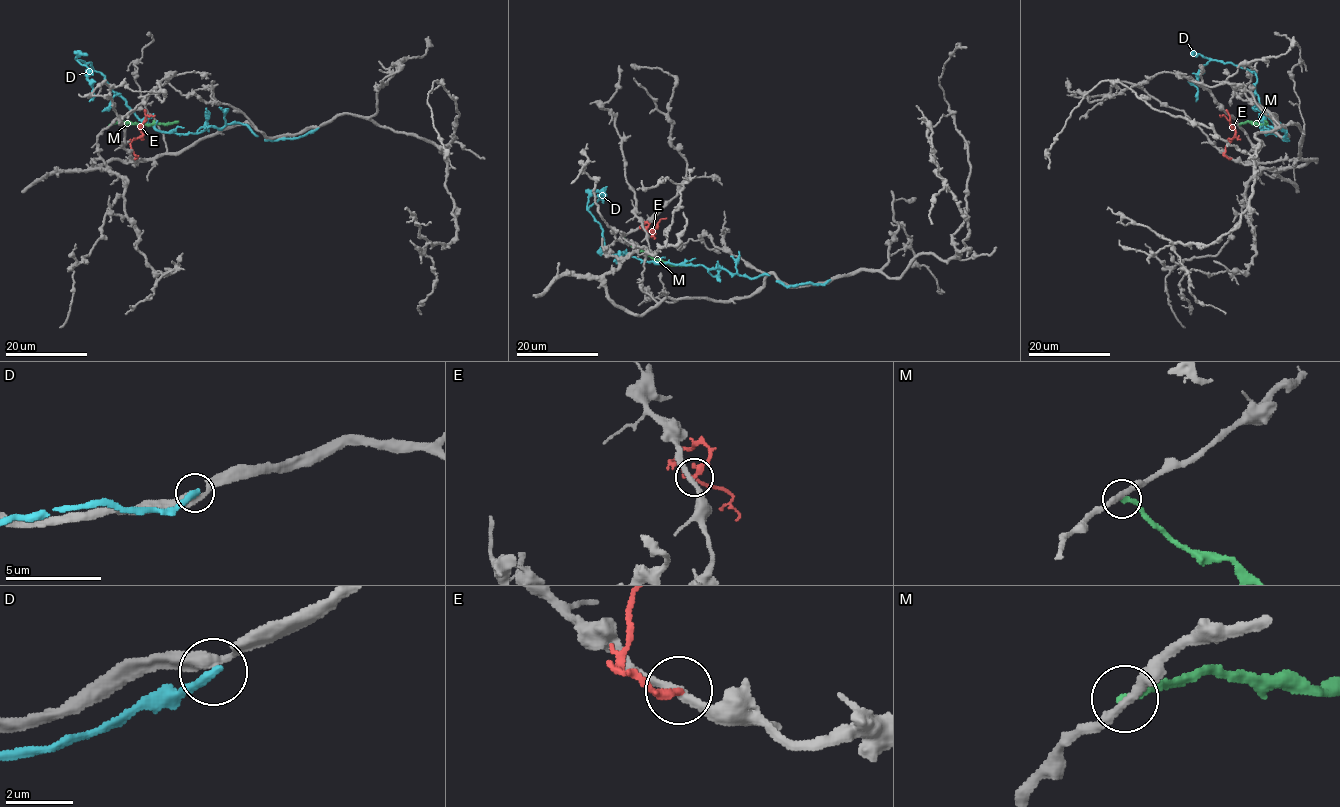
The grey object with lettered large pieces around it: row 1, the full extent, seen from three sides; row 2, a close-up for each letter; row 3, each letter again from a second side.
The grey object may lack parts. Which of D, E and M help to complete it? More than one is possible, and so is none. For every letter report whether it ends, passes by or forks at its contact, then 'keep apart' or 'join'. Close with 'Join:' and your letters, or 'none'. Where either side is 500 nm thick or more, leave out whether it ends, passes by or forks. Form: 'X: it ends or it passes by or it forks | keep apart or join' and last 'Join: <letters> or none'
D: it ends | keep apart
E: it ends | keep apart
M: it ends | keep apart
Join: none

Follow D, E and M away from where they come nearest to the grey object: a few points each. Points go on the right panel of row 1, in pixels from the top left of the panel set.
D: (1282, 128), (1287, 140), (1276, 135), (1279, 123), (1264, 131), (1254, 71), (1210, 60), (1194, 81), (1196, 101)
E: (1231, 158), (1224, 155), (1227, 144), (1235, 136), (1234, 128), (1228, 119), (1219, 115)
M: (1239, 124), (1249, 121), (1261, 124), (1265, 121)

